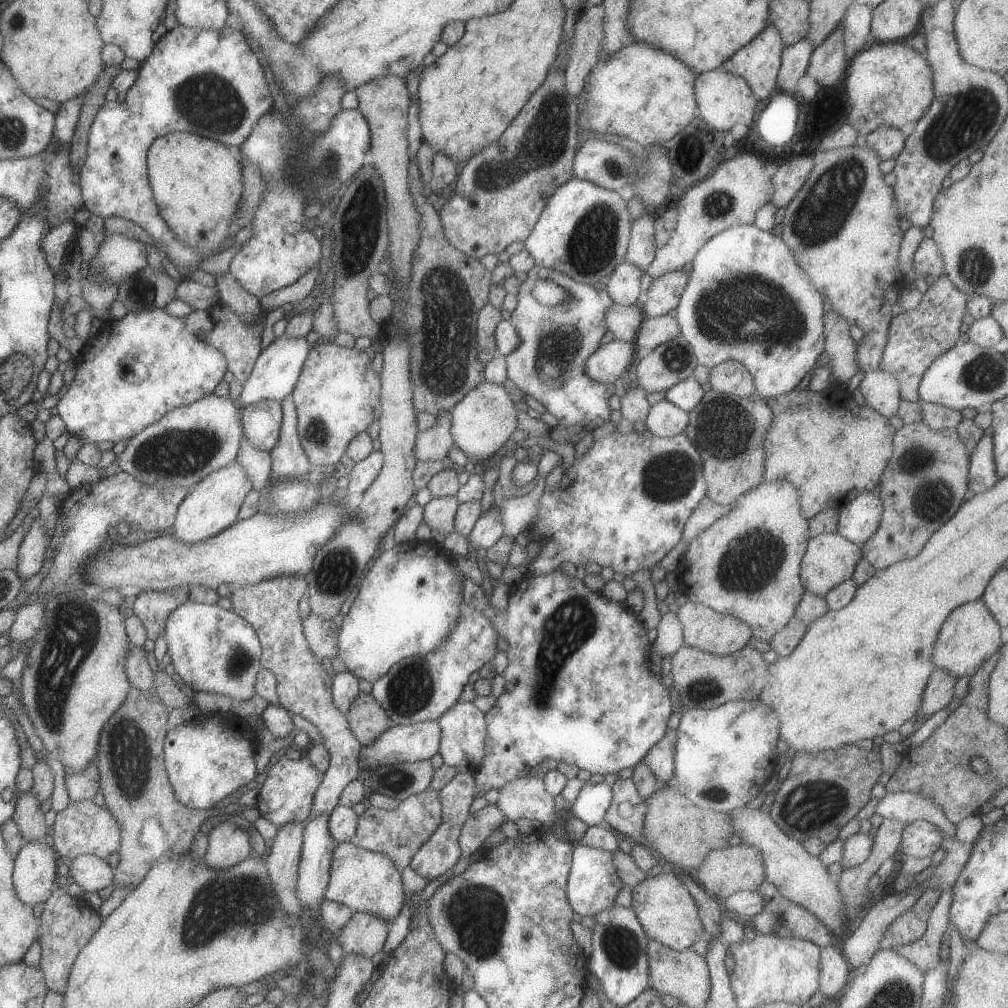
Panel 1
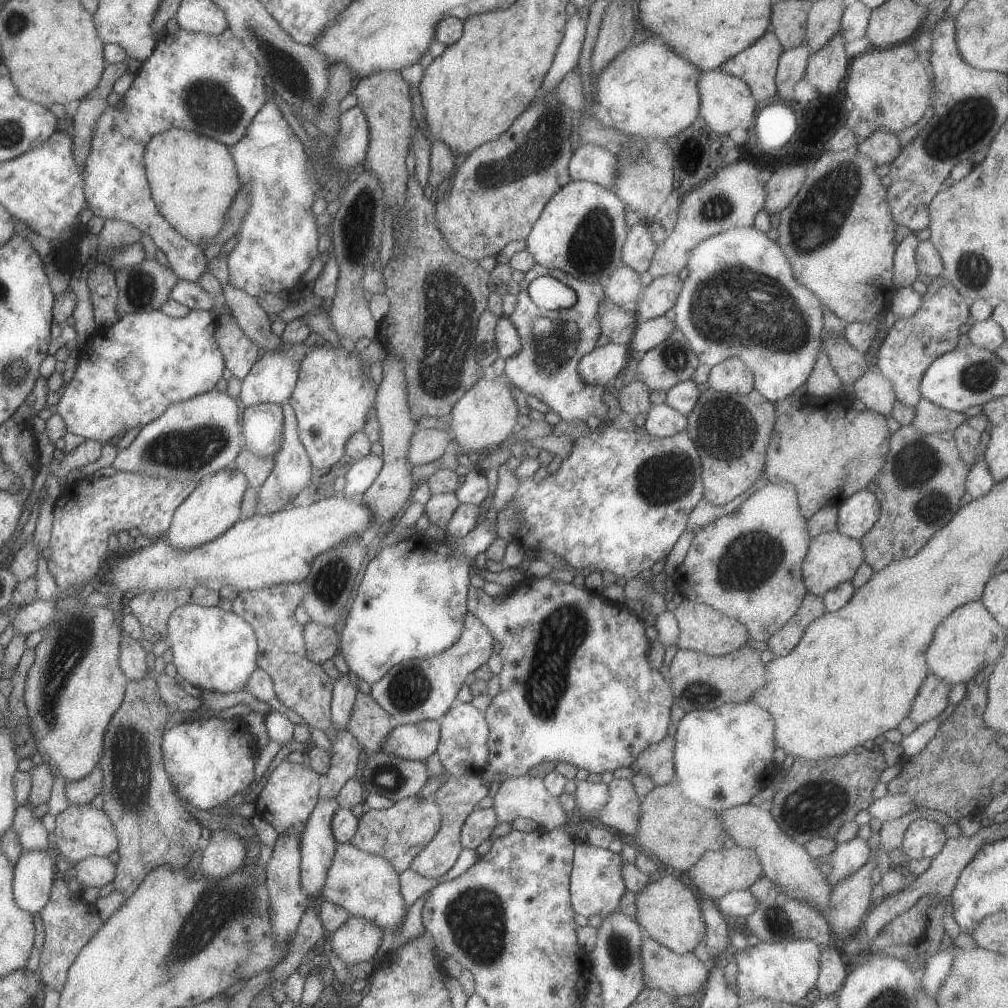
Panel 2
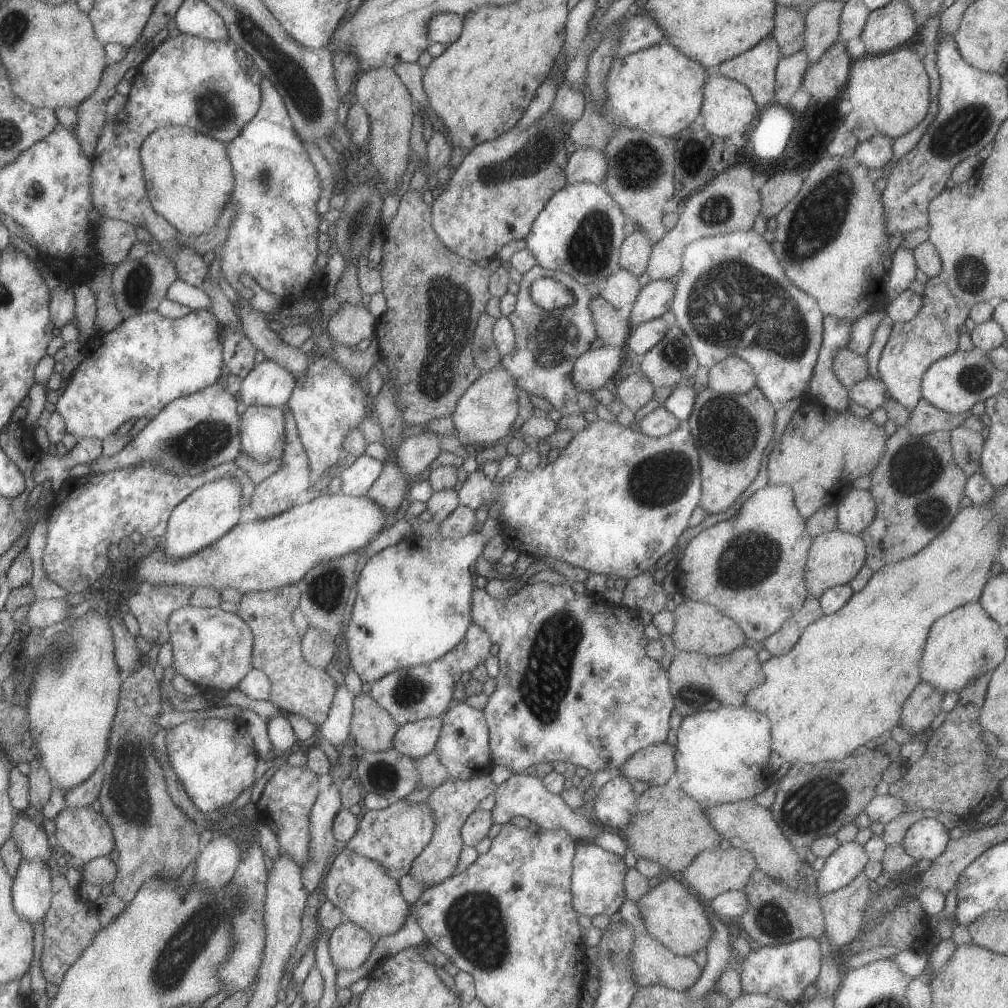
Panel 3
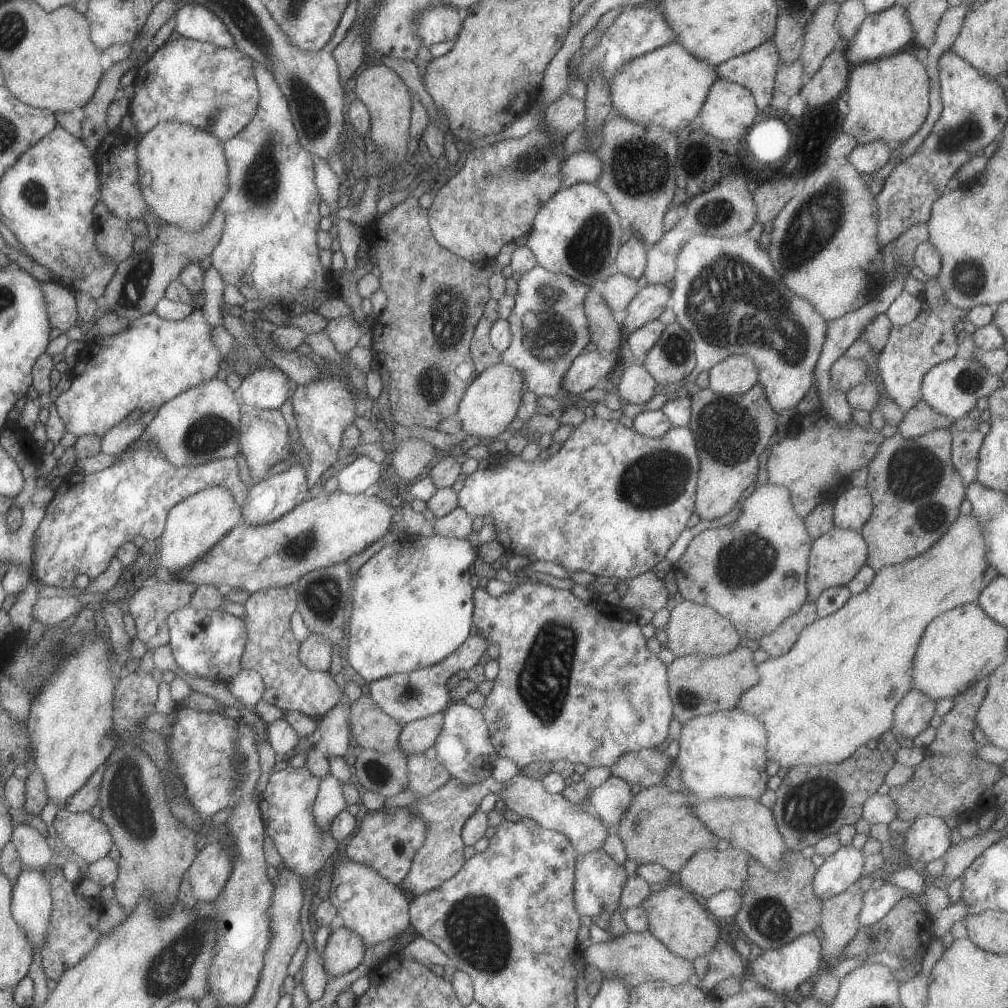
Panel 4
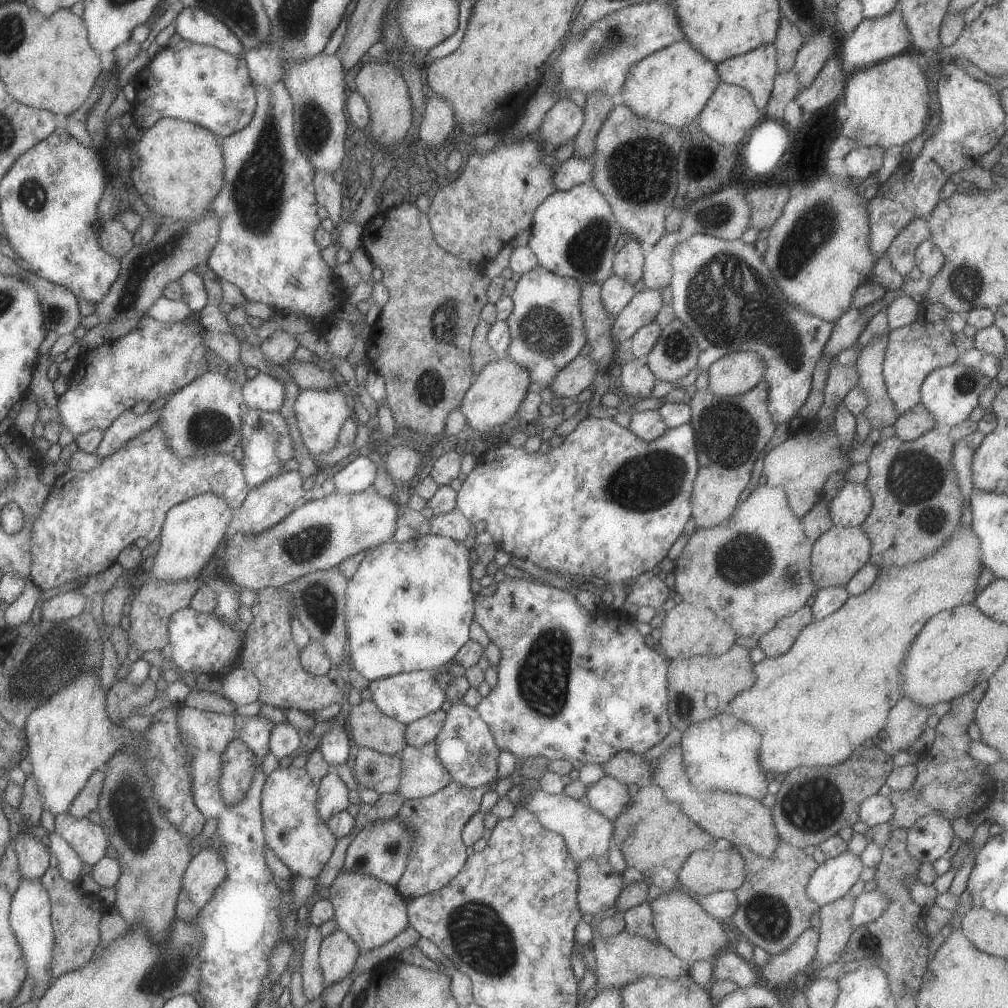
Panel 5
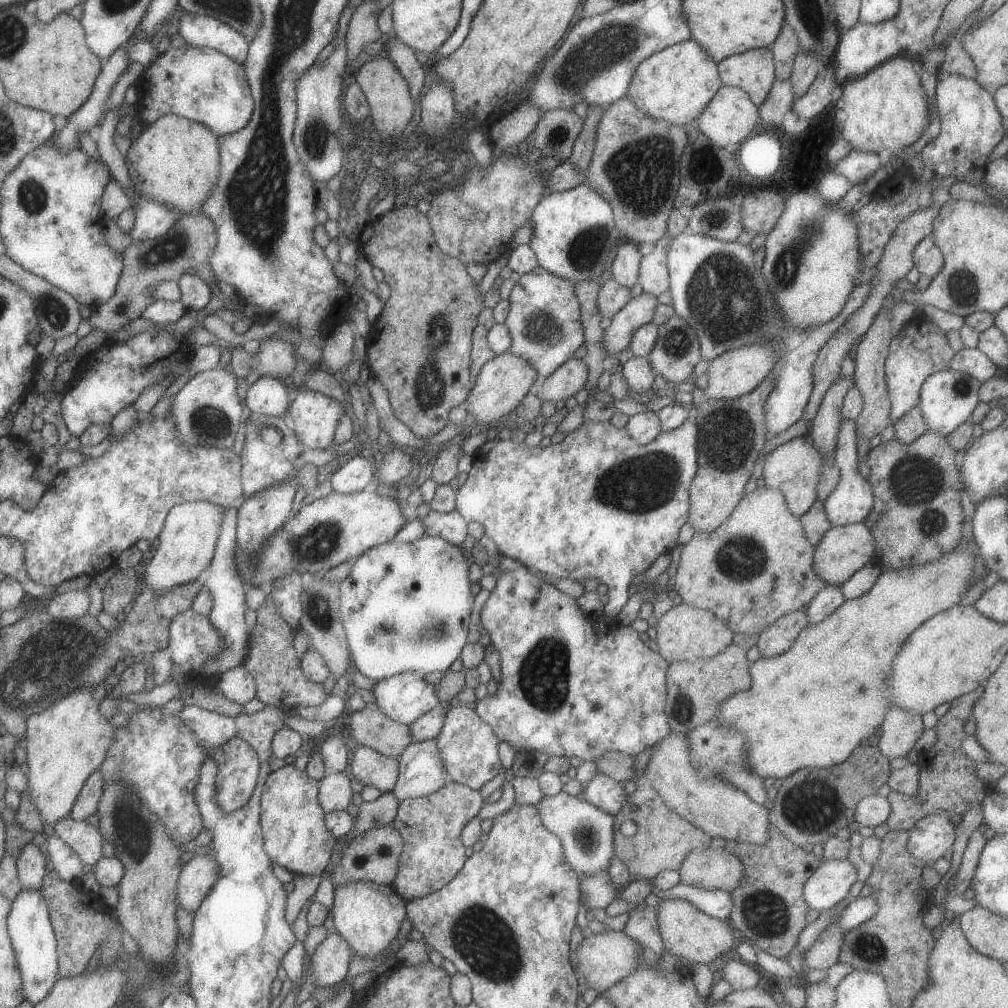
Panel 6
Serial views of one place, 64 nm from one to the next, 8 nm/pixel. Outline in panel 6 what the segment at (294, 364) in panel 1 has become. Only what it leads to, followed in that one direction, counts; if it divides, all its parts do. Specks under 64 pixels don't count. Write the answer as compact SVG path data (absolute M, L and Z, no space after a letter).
M260 376L254 384L248 386L244 405L254 414L282 418L287 408L290 408L289 399L288 389L281 380Z

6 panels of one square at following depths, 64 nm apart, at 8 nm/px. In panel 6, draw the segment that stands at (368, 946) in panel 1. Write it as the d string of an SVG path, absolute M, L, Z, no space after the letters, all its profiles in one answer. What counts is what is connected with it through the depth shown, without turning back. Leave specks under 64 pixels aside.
M330 932L329 936L318 944L311 957L312 976L316 978L316 984L322 988L330 988L343 982L348 977L349 963L353 956L348 942L344 942L344 938L340 938L337 932Z

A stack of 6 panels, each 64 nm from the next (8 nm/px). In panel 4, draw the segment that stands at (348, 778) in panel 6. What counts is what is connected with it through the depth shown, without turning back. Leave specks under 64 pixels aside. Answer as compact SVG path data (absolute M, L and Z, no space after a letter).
M333 775L320 782L312 814L316 818L316 824L322 829L331 831L334 818L348 806L342 785L343 782Z

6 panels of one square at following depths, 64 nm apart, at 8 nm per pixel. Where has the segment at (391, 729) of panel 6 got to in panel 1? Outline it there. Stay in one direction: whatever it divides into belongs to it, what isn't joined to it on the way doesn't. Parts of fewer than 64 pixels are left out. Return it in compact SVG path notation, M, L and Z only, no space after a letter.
M360 692L346 716L352 733L362 746L370 746L392 726L386 710L371 694Z

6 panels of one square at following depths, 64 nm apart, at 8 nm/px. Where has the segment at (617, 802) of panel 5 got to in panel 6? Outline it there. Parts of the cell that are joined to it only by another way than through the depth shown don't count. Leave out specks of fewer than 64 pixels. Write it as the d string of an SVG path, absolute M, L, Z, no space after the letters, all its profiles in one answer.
M602 773L583 785L581 797L612 816L620 813L628 799L624 785Z

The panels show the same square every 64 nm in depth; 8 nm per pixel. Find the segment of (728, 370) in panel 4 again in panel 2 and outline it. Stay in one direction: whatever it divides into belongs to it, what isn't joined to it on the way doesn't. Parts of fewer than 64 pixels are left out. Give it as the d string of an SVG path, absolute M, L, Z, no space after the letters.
M729 357L711 368L707 387L719 393L749 394L754 389L752 370L740 358Z

